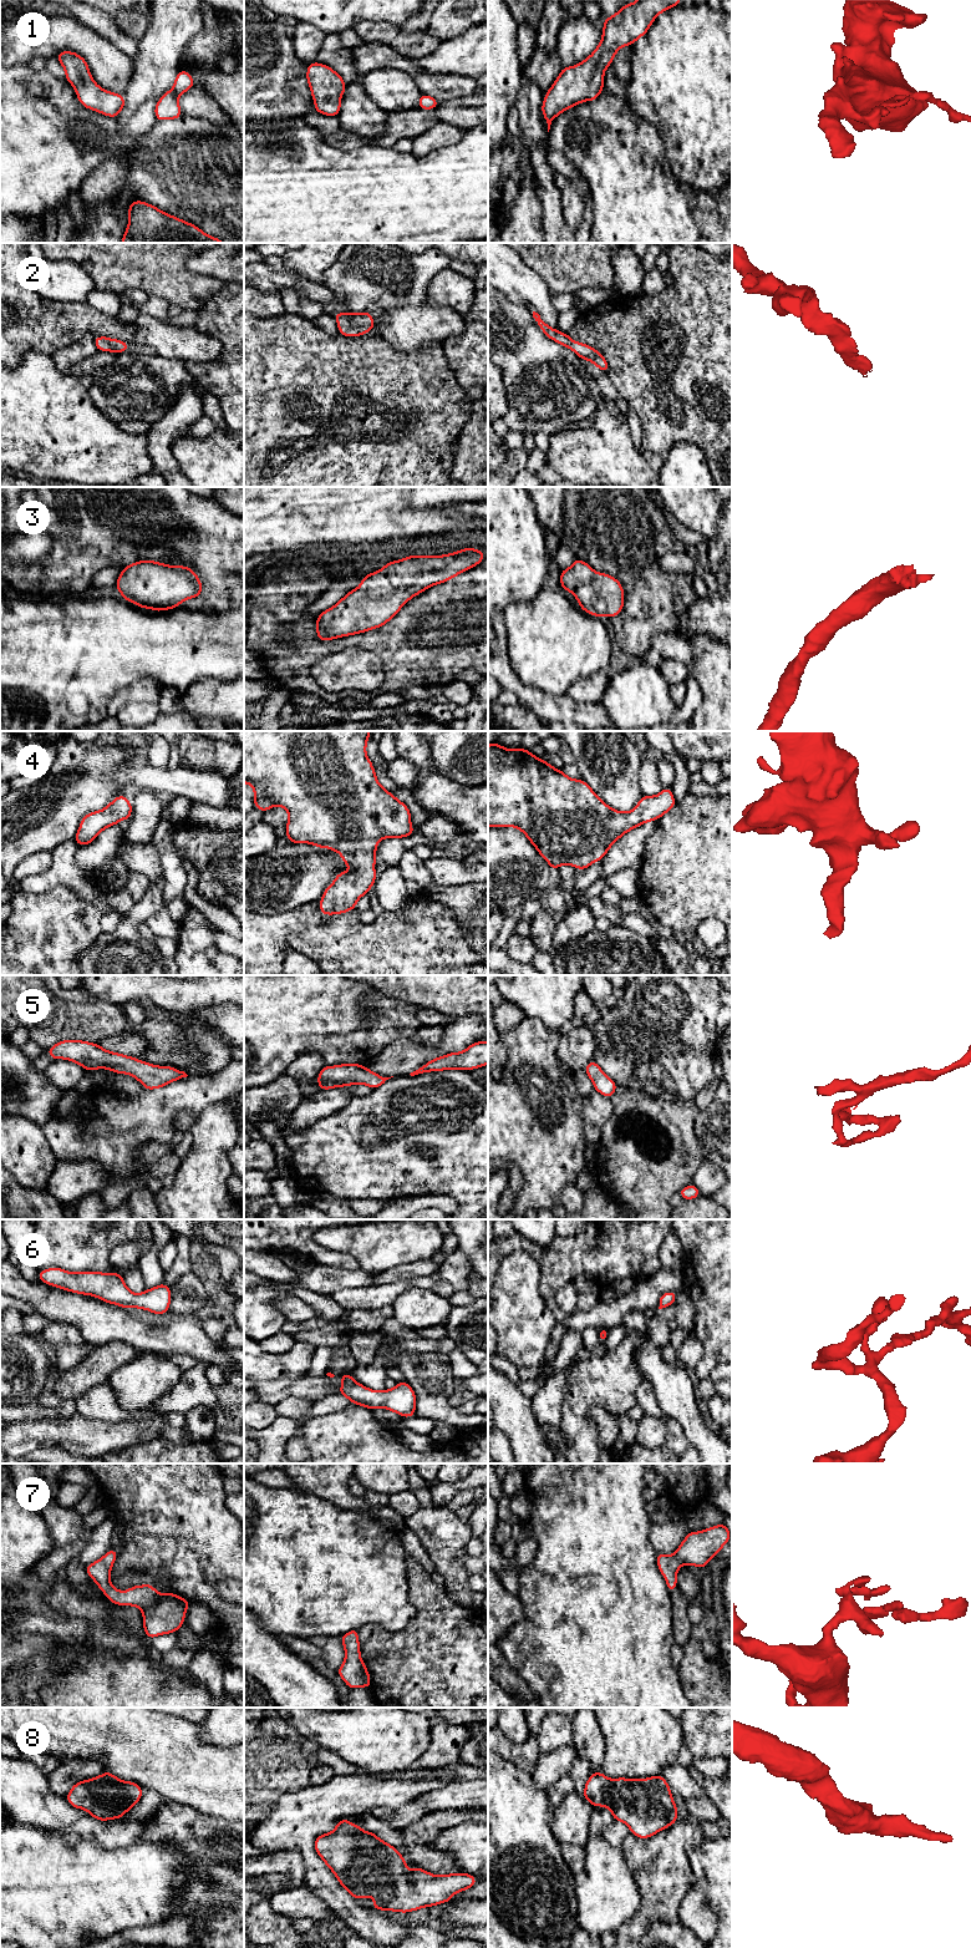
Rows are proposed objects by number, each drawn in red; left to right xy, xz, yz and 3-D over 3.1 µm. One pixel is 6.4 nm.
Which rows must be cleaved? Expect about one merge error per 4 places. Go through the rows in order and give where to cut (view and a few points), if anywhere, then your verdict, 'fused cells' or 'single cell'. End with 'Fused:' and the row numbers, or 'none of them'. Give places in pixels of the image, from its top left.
1: no cut; single cell
2: no cut; single cell
3: no cut; single cell
4: no cut; single cell
5: no cut; single cell
6: no cut; single cell
7: no cut; single cell
8: no cut; single cell
Fused: none of them

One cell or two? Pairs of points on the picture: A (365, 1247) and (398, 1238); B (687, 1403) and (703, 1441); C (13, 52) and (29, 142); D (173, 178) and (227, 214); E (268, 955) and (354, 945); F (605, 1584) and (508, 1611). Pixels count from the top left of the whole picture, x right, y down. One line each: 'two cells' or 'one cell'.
A: one cell
B: one cell
C: two cells
D: one cell
E: one cell
F: two cells

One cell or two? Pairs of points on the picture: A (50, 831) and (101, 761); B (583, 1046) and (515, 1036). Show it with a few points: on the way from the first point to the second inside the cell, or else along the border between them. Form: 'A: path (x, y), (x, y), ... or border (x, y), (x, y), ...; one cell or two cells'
A: path (57, 813), (62, 803), (87, 779); one cell
B: border (559, 1034), (558, 1058), (570, 1070); two cells

